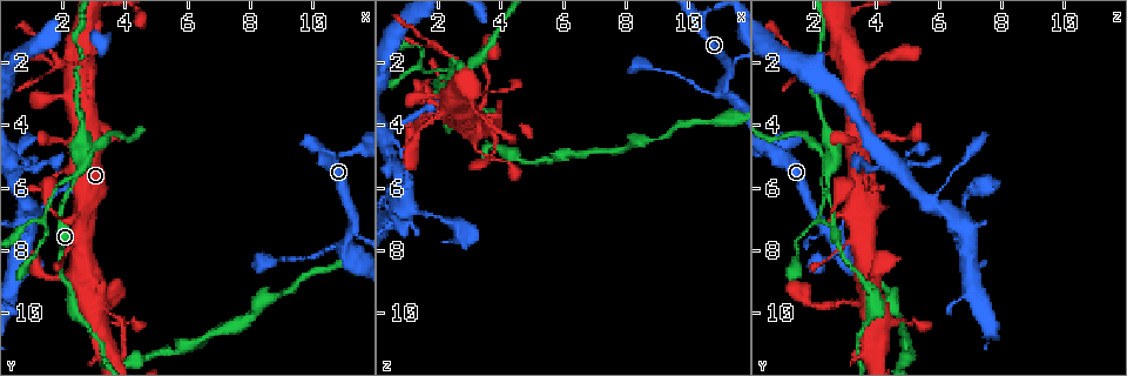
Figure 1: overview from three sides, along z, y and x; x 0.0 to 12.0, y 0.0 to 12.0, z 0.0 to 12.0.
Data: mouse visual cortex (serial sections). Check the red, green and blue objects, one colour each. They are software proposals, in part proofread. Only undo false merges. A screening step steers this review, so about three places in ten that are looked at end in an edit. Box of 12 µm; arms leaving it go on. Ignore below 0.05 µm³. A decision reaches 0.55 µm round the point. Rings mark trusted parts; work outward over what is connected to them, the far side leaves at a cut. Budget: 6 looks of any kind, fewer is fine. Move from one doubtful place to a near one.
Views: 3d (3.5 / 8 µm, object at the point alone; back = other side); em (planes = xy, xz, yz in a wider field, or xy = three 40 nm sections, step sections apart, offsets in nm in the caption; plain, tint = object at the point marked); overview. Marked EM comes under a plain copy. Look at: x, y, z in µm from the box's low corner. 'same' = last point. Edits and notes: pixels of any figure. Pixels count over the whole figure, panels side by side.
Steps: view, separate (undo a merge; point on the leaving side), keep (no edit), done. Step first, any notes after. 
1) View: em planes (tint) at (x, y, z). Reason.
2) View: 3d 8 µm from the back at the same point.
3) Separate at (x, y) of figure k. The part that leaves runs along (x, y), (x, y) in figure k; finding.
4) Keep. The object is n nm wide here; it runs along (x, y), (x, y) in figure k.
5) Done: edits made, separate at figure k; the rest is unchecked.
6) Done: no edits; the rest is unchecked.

View: 3d 3.5 µm at (2.4, 5.8, 2.4). Two arms in line, one across.

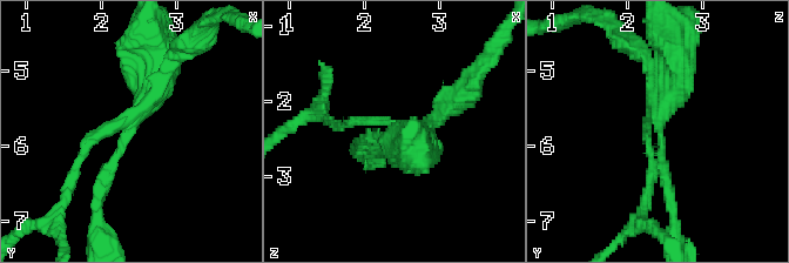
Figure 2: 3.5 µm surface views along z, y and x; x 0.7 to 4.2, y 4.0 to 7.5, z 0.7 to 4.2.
View: em xy step 3 (tint) at (2.35, 5.70, 2.45).

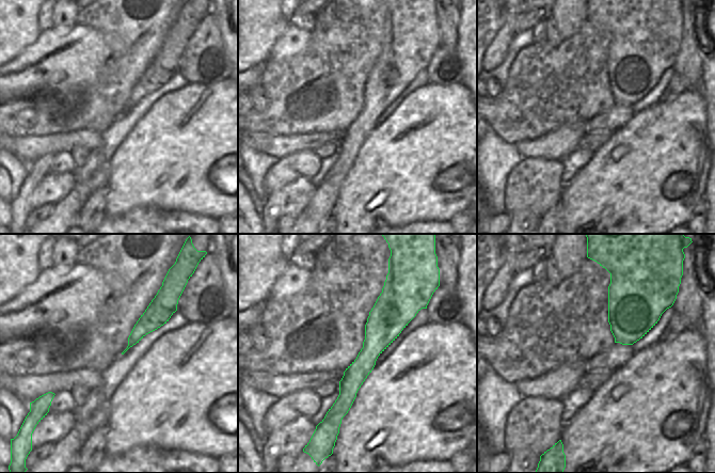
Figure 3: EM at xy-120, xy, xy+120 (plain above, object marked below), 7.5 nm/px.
Separate at (98, 136) of figure 2. A second cell is stuck on.

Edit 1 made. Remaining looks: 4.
View: 3d 3.5 µm at (3.0, 1.8, 2.4). Thick turns thin.

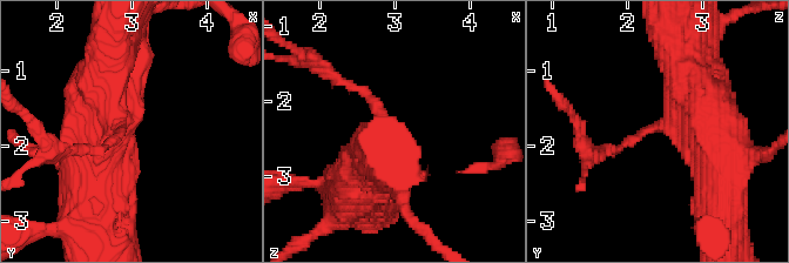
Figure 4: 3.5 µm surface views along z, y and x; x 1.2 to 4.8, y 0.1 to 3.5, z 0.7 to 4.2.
View: em xy step 3 (tint) at (2.90, 1.75, 2.35). The arms are 150, 700 nm wide.

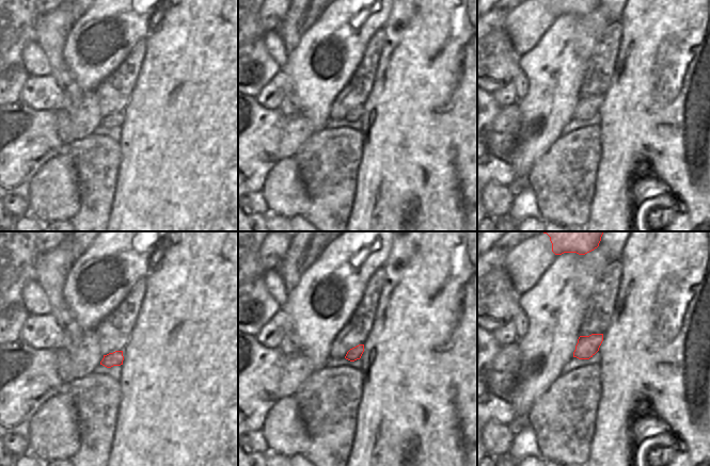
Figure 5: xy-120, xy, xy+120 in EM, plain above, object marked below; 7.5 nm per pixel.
Separate at (350, 86) of figure 4. The part that leaves runs along (638, 135), (589, 153), (580, 127) in figure 4; two cells meet here.

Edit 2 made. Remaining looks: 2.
View: 3d 3.5 µm from the back at (11.3, 7.3, 2.3).

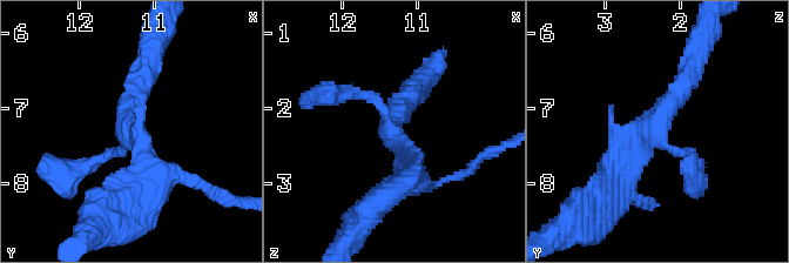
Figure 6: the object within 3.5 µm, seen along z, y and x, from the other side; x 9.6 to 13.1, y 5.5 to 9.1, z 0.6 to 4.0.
View: em xy step 5 (tint) at (11.35, 7.25, 2.35).

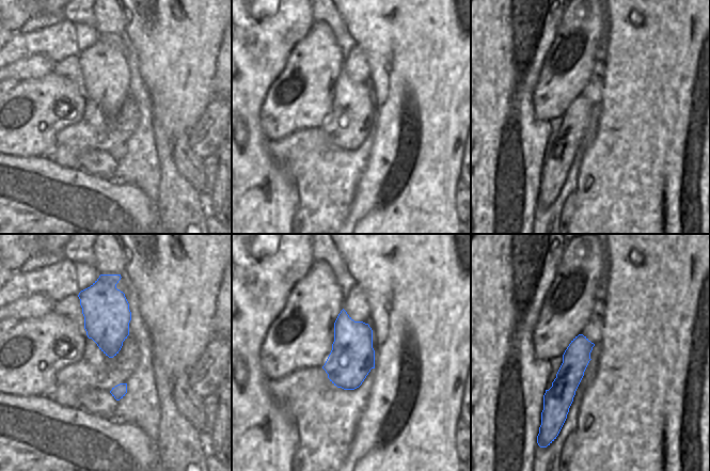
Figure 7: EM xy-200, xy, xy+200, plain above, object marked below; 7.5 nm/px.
Keep. It runs along (693, 67), (654, 129), (606, 183) in figure 6; all the same cell.

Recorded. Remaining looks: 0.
Done: edits made, separate at figure 2, separate at figure 4; the rest is unchecked.

